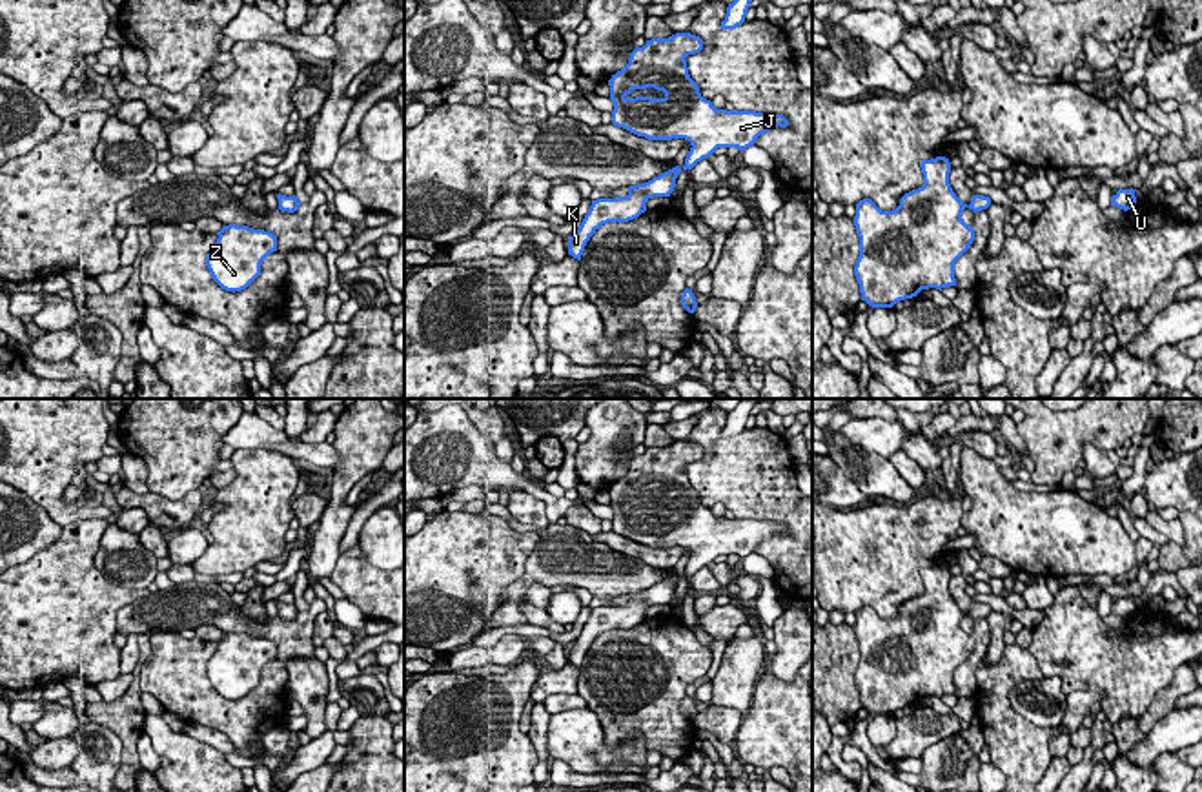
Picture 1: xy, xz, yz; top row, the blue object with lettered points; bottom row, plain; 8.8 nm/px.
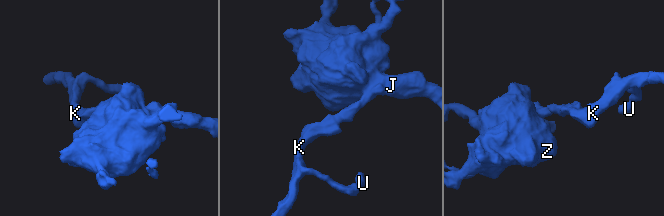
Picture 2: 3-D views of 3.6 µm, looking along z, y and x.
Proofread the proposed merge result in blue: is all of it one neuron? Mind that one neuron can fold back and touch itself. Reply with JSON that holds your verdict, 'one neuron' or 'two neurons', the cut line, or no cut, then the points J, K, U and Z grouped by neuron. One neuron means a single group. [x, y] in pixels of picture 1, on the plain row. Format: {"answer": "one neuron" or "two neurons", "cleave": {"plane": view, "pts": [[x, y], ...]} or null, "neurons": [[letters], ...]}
{"answer": "one neuron", "cleave": null, "neurons": [["J", "K", "U", "Z"]]}

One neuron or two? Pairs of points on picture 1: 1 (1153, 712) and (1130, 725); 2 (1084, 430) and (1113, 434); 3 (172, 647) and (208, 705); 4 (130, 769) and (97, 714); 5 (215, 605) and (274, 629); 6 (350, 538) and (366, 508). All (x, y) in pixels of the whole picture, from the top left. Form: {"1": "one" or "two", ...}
{"1": "two", "2": "one", "3": "one", "4": "one", "5": "one", "6": "one"}

